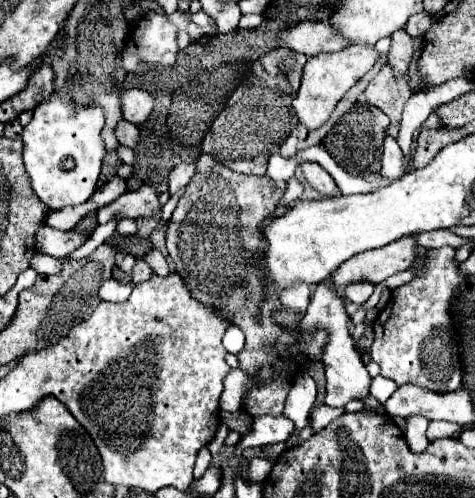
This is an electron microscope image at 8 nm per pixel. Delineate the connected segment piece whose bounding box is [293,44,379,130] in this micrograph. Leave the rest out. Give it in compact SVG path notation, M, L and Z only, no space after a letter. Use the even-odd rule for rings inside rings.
M351 44L345 50L339 52L331 52L331 54L317 54L311 56L305 64L305 72L301 78L301 86L299 92L293 100L293 106L297 110L299 122L305 124L307 128L315 130L319 128L323 122L329 120L335 104L345 96L345 92L367 72L371 70L371 66L379 60L379 52L369 46L369 44Z

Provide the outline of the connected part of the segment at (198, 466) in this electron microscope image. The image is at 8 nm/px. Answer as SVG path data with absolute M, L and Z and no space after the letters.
M207 446L201 448L201 452L197 454L197 462L195 462L195 478L201 478L205 474L205 470L209 468L211 464L211 454L207 450Z

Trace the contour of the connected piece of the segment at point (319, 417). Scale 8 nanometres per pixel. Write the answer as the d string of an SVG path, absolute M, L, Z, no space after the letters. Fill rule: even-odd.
M321 404L317 407L317 410L311 414L311 428L315 432L323 430L331 420L335 420L337 416L345 414L345 408L333 408L325 404Z

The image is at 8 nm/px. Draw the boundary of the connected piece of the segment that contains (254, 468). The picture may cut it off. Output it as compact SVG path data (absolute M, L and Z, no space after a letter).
M255 458L253 462L249 462L249 480L251 482L263 482L269 476L269 468L273 468L271 460Z

